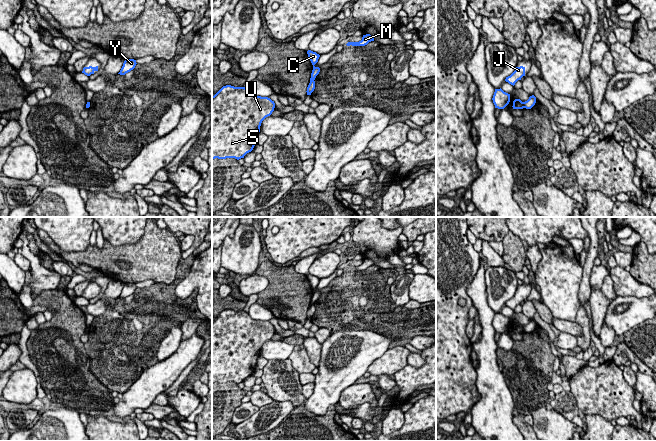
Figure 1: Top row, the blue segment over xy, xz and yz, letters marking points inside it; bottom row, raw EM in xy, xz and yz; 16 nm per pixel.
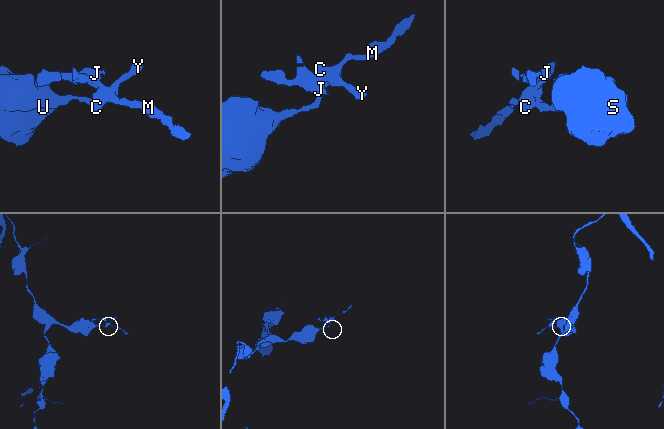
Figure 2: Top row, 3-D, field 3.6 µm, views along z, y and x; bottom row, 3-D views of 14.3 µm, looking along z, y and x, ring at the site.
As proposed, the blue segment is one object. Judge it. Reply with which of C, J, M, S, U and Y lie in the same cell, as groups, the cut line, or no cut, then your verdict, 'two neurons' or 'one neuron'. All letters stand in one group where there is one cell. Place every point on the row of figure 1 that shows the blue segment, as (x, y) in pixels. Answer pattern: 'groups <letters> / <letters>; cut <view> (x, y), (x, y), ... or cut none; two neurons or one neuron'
groups C J M Y / S U; cut yz (522, 102), (524, 107); two neurons

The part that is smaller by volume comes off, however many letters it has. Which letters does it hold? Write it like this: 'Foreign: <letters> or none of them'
Foreign: C, J, M, Y

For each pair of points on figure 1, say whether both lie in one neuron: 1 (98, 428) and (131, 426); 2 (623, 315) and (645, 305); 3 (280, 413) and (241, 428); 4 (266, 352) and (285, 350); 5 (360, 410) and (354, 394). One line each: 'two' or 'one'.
1: one
2: one
3: one
4: one
5: two

